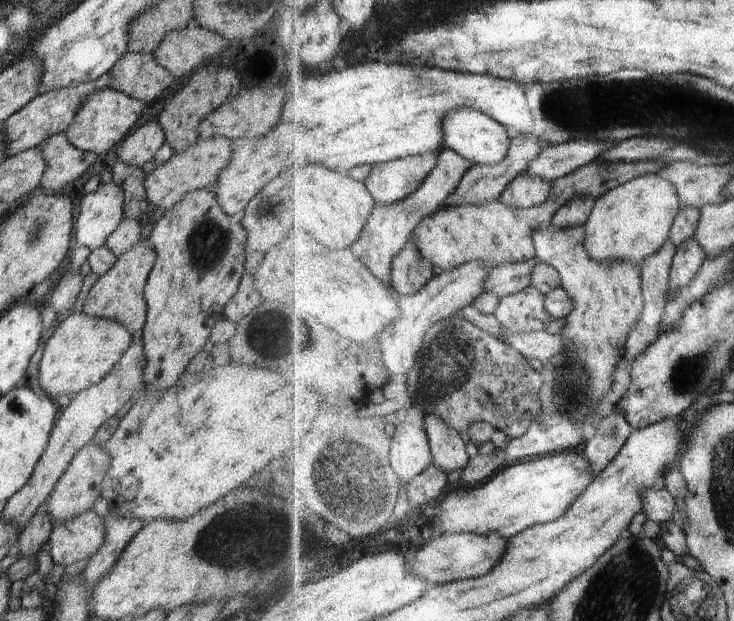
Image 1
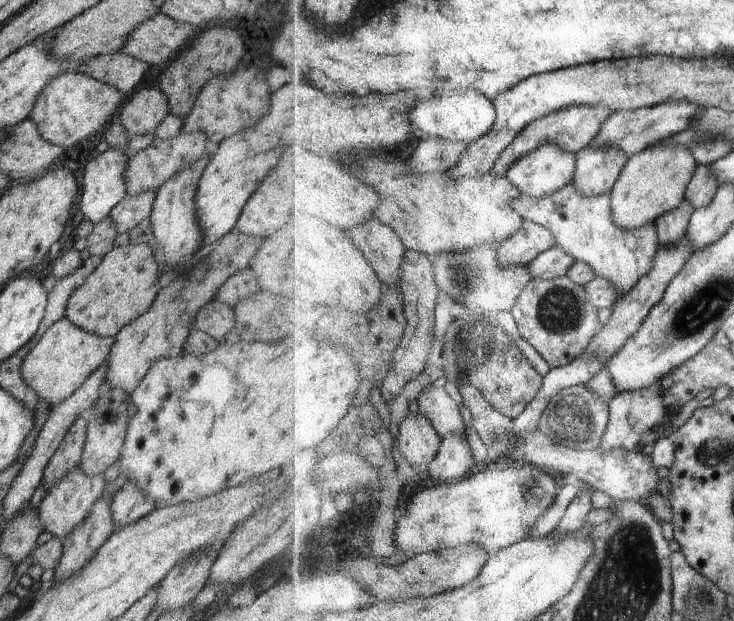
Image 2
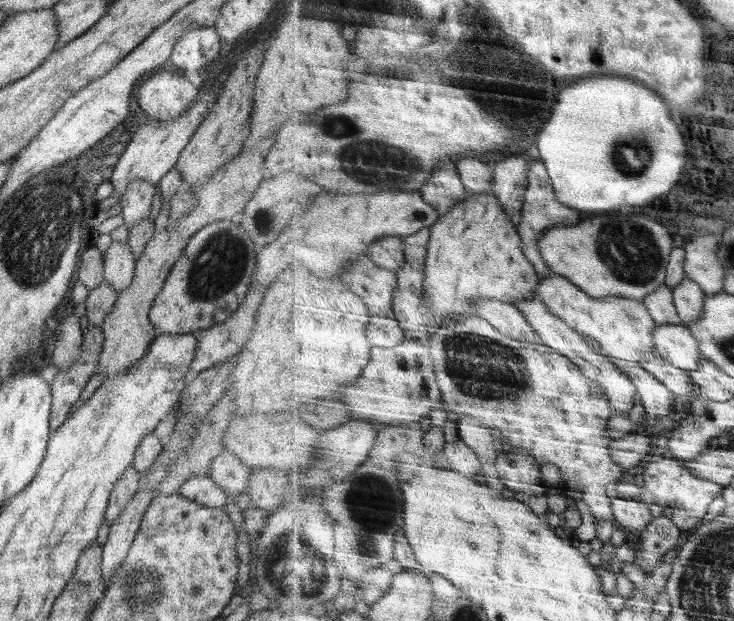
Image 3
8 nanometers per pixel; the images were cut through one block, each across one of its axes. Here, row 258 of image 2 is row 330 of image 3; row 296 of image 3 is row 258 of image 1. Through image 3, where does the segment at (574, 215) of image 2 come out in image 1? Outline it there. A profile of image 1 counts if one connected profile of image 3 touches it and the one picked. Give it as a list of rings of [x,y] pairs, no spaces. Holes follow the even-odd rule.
[[[542,225],[535,232],[538,257],[562,273],[563,286],[573,296],[576,305],[564,334],[571,340],[571,348],[556,365],[543,364],[546,373],[541,389],[544,408],[548,414],[566,410],[573,419],[589,424],[612,386],[612,375],[624,357],[625,344],[643,315],[646,300],[643,269],[622,259],[597,261],[588,252],[586,242],[587,228],[584,225],[566,228]]]

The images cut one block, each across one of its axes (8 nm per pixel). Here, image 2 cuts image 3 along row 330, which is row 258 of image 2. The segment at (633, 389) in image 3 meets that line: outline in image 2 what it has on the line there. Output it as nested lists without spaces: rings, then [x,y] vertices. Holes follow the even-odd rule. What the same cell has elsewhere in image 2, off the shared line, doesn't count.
[[[556,246],[540,253],[530,268],[536,280],[539,278],[555,279],[568,275],[577,262],[576,257],[570,255],[562,247]]]

